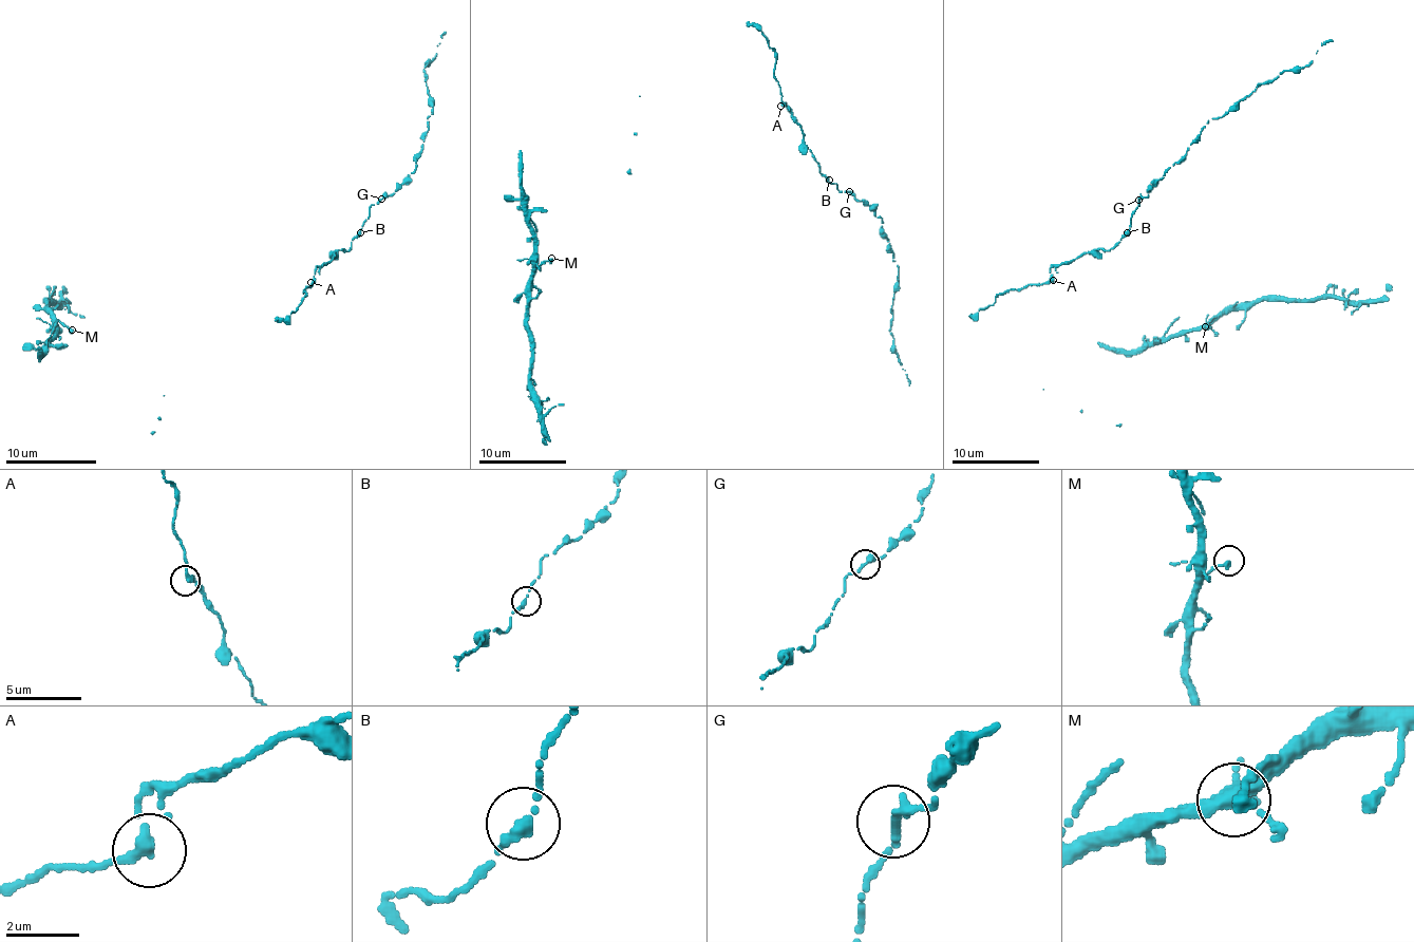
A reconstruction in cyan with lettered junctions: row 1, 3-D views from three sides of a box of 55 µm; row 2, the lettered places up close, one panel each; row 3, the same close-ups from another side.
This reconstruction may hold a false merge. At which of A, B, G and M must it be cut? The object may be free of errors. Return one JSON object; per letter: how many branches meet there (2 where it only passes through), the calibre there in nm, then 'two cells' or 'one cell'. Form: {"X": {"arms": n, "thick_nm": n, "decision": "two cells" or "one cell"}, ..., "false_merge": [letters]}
{"A": {"arms": 2, "thick_nm": 280, "decision": "one cell"}, "B": {"arms": 2, "thick_nm": 280, "decision": "one cell"}, "G": {"arms": 2, "thick_nm": 280, "decision": "one cell"}, "M": {"arms": 1, "thick_nm": 320, "decision": "one cell"}, "false_merge": []}

